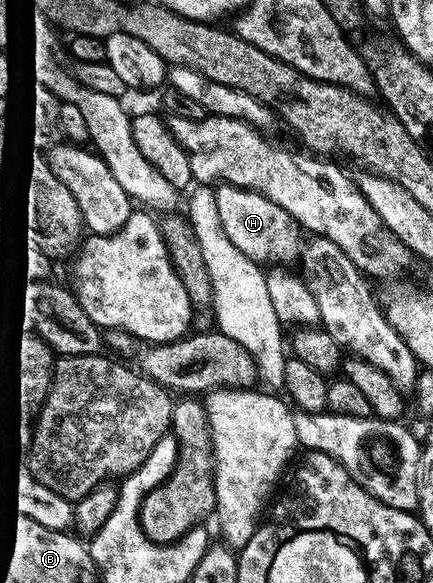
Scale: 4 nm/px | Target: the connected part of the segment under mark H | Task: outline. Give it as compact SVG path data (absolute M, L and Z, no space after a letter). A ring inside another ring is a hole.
M220 183L223 196L216 196L217 210L220 211L221 226L230 242L244 252L248 259L259 266L277 266L300 255L301 228L281 206L260 192L237 188L229 183Z

